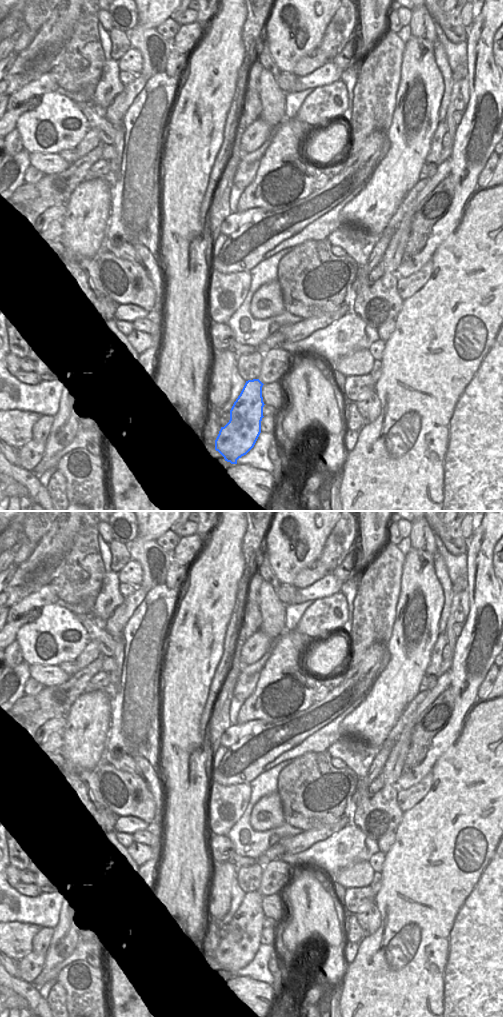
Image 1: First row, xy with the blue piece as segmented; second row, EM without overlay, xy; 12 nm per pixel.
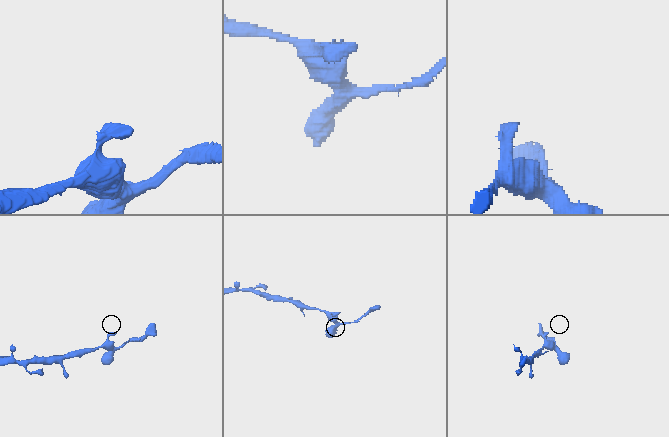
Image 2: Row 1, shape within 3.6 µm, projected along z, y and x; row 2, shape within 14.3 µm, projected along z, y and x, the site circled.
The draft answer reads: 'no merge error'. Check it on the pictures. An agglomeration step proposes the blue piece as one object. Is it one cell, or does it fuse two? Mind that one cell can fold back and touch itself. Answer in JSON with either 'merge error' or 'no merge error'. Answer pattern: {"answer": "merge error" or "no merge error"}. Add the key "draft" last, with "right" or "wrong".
{"answer": "no merge error", "draft": "right"}

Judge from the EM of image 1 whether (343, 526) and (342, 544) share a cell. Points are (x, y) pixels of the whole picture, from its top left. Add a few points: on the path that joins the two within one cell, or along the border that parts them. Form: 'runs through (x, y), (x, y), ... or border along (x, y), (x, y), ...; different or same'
runs through (343, 530), (342, 540); same

